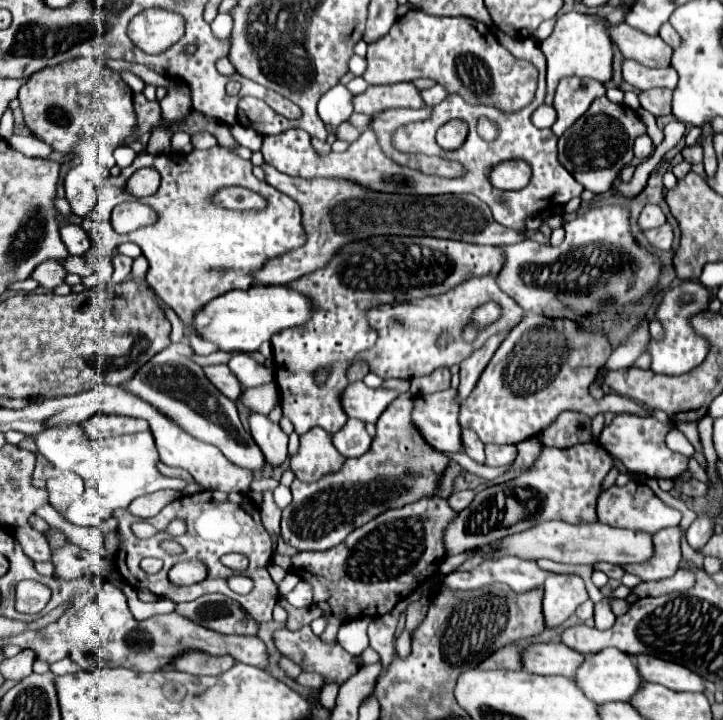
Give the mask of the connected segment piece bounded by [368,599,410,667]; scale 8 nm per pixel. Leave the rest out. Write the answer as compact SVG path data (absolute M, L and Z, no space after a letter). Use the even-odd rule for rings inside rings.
M408 599L400 601L400 603L392 609L392 613L382 615L382 617L374 619L374 621L368 625L370 647L380 655L384 667L386 667L386 665L390 663L390 659L392 659L394 641L396 641L396 637L394 637L394 633L396 633L396 623L398 623L398 617L400 617L400 613L406 609L408 603L410 603Z

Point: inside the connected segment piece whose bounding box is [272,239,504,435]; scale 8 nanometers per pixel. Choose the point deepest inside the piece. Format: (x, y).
(378, 271)

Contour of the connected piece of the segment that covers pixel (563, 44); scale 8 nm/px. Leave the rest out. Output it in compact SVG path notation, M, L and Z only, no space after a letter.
M566 13L560 15L556 21L556 27L548 39L540 43L540 49L546 57L546 105L552 105L552 97L556 91L556 85L566 75L588 75L598 79L600 83L612 81L612 39L608 35L608 27L604 21L594 19L586 13Z

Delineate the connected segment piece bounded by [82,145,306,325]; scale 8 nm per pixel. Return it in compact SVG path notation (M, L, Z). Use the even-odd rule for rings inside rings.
M220 145L206 151L194 149L184 157L178 157L176 153L140 153L130 167L122 169L118 177L108 179L108 193L110 197L106 195L102 201L98 201L98 205L82 221L82 229L92 239L92 247L84 257L90 263L96 263L96 259L108 255L108 245L118 245L122 241L136 243L150 263L146 273L148 285L176 311L184 325L190 325L194 315L208 301L232 289L252 287L254 273L260 271L270 259L294 251L306 243L300 205L268 183L260 183L252 175L251 161L232 155ZM144 165L158 169L162 175L160 189L152 197L142 197L144 203L154 207L158 221L152 227L144 227L128 235L118 235L110 225L110 213L122 201L132 199L132 195L122 195L122 185L132 177L134 171ZM228 185L242 185L260 191L266 195L268 207L256 213L238 213L208 205L210 187Z

